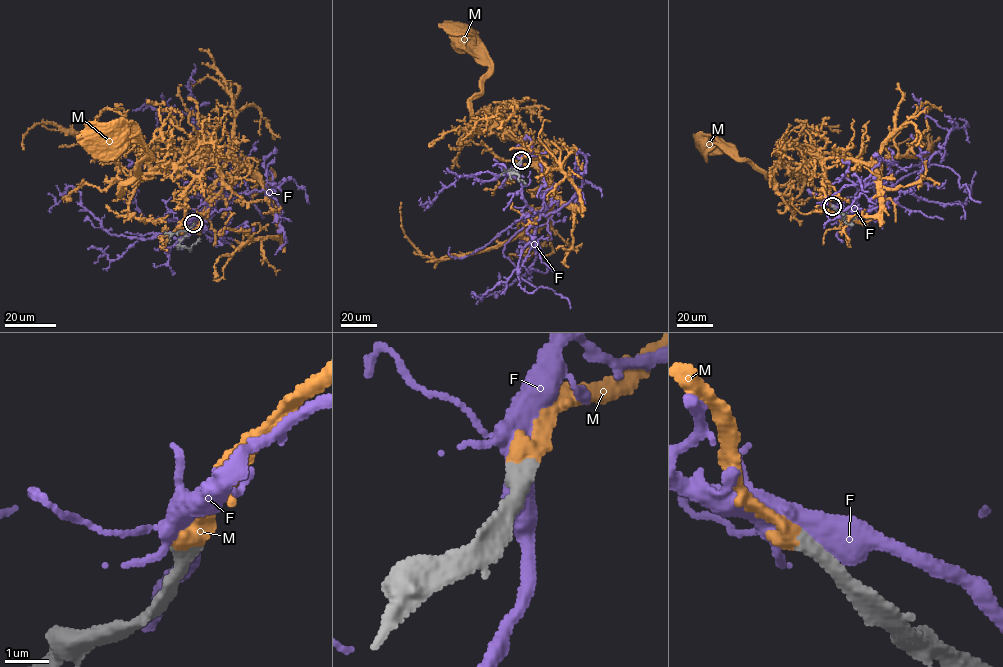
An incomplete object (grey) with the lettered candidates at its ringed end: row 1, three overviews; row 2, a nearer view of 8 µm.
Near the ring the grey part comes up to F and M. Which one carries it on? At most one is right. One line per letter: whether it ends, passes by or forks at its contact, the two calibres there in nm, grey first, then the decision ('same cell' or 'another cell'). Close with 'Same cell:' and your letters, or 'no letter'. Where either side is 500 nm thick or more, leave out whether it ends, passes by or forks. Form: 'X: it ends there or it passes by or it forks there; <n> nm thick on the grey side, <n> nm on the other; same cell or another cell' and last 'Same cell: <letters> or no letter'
F: 500 nm thick on the grey side, 550 nm on the other; another cell
M: it ends there; 480 nm thick on the grey side, 480 nm on the other; same cell
Same cell: M

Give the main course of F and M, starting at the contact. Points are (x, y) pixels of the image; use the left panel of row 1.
F: (193, 223), (190, 233), (221, 196), (174, 177), (168, 171), (176, 164), (231, 197), (249, 196), (263, 218)
M: (193, 223), (220, 190), (217, 164), (193, 157), (135, 177), (123, 193), (147, 148), (133, 135), (110, 133)

